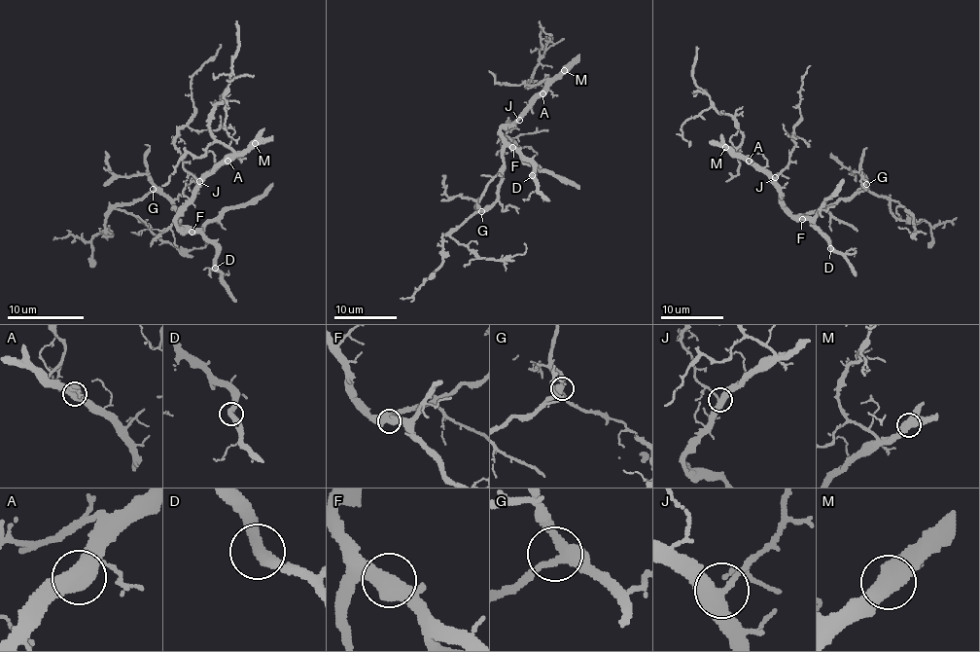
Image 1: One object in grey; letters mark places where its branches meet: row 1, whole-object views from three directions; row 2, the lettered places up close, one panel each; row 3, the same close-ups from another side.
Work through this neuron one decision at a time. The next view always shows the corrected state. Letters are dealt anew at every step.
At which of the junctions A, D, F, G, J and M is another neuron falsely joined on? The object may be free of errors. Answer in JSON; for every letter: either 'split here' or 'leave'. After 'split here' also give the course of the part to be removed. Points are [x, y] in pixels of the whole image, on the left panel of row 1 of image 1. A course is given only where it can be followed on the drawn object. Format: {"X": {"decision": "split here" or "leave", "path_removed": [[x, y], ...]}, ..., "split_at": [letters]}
{"A": {"decision": "leave"}, "D": {"decision": "leave"}, "F": {"decision": "leave"}, "G": {"decision": "leave"}, "J": {"decision": "leave"}, "M": {"decision": "leave"}, "split_at": []}

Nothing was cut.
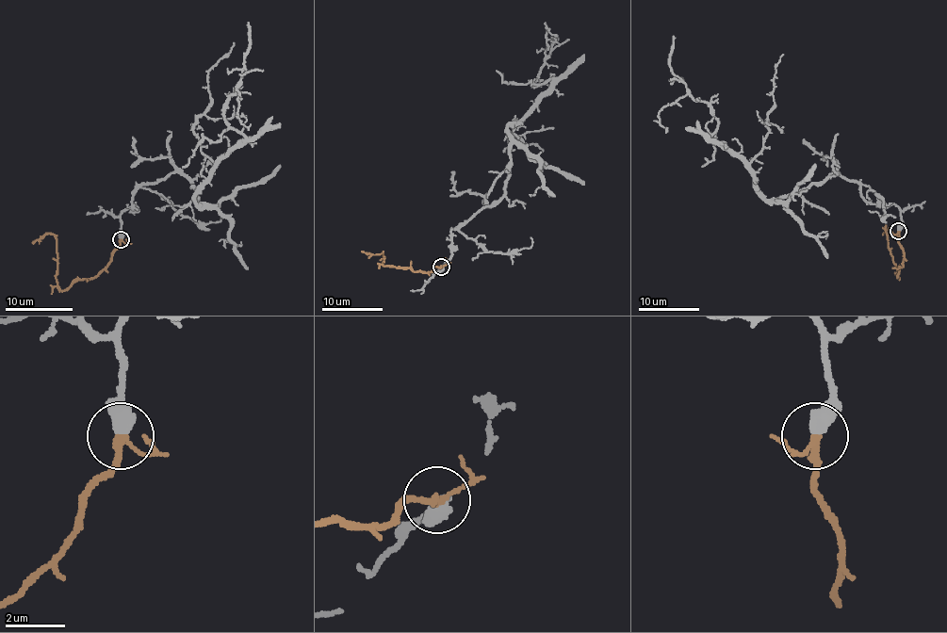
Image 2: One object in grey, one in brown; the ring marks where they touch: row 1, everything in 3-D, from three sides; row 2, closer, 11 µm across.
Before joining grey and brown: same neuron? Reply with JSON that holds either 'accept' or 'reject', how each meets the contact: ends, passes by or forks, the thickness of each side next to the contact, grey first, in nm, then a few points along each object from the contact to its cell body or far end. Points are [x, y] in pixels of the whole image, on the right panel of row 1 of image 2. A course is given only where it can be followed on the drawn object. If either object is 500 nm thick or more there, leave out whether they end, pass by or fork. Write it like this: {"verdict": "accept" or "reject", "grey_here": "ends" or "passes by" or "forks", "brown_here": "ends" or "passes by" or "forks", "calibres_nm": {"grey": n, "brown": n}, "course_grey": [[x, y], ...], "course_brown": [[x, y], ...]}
{"verdict": "accept", "calibres_nm": {"grey": 550, "brown": 220}, "course_grey": [[899, 230], [899, 208], [877, 207], [836, 170], [766, 200], [711, 139], [714, 111], [673, 73], [673, 36]], "course_brown": [[899, 232], [903, 264], [897, 277], [888, 247], [887, 225], [882, 235]]}

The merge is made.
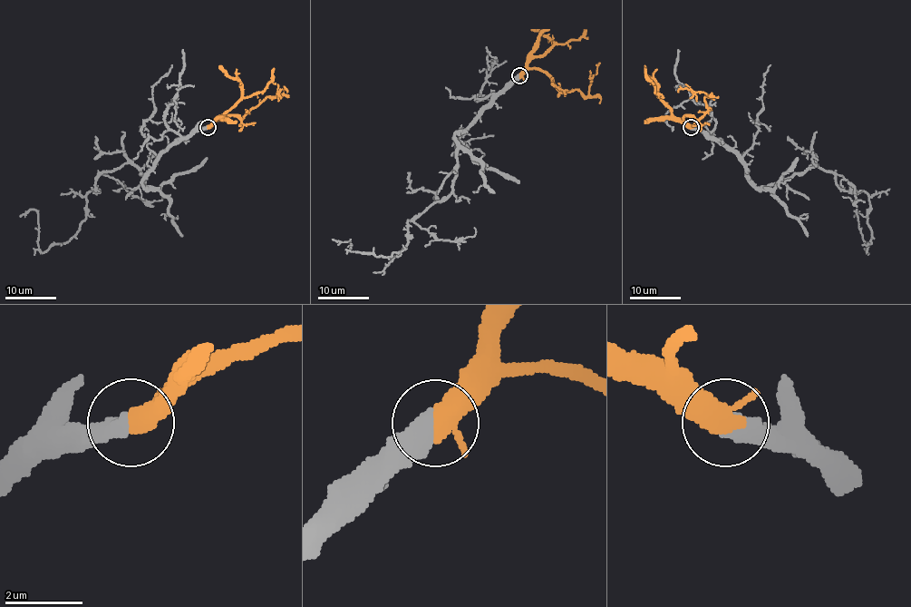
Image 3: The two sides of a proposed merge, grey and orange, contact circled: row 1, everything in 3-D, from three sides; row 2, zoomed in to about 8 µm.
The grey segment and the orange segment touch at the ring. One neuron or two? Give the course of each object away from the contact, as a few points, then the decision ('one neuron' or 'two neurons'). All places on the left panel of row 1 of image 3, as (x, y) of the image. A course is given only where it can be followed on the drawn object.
grey via (207, 127), (177, 138), (145, 187), (133, 164), (104, 171), (65, 242), (43, 252), (37, 212), (19, 216) | orange via (208, 127), (217, 121), (236, 115), (241, 119), (266, 99), (274, 97), (285, 88), (287, 92) | one neuron

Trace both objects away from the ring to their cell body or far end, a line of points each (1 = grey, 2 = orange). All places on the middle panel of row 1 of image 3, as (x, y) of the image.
1: (518, 75), (454, 136), (453, 190), (409, 220), (407, 244), (398, 255), (354, 251), (350, 242), (332, 239)
2: (519, 75), (528, 69), (537, 68), (562, 93), (577, 90), (586, 96), (590, 80), (596, 73), (599, 63)

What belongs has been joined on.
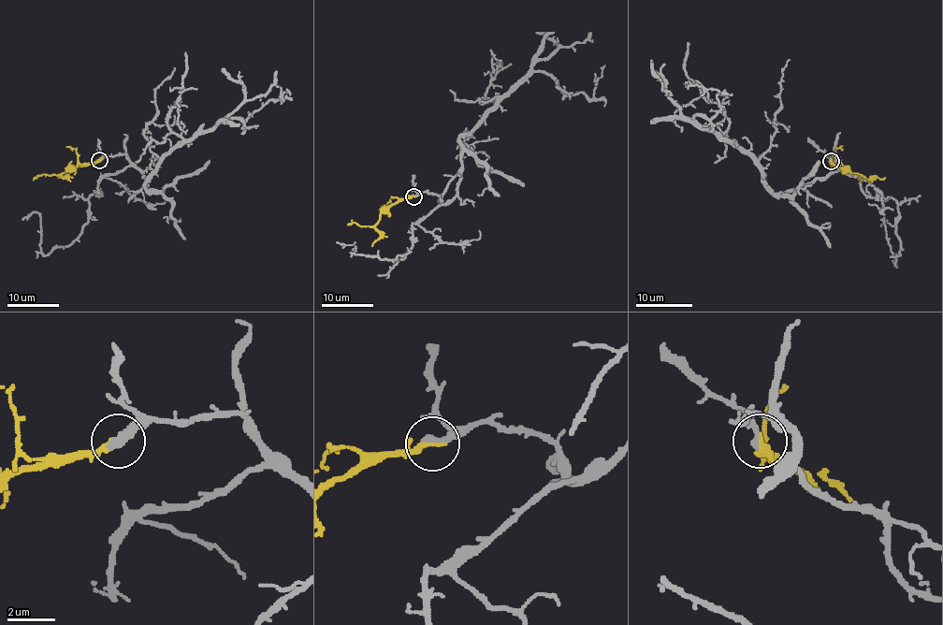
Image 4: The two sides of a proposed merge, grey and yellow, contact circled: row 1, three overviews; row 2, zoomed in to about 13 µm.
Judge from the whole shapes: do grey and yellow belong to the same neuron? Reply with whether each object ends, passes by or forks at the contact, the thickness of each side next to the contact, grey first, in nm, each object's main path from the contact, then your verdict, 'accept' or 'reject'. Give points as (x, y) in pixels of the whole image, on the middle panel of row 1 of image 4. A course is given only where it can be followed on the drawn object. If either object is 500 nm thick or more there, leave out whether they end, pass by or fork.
grey ends | yellow ends | 360/320 nm | grey via (413, 196), (456, 196), (459, 138), (533, 72), (591, 99), (604, 65) | yellow via (413, 196), (390, 204), (373, 226), (348, 224) | accept

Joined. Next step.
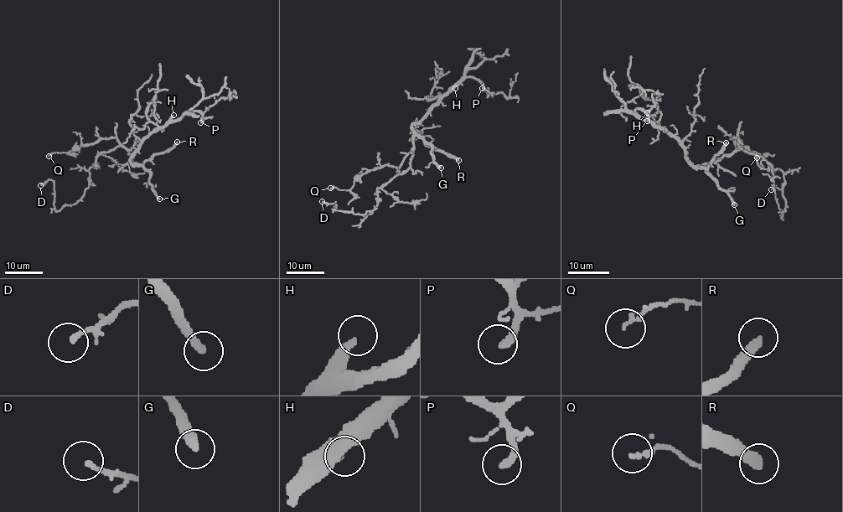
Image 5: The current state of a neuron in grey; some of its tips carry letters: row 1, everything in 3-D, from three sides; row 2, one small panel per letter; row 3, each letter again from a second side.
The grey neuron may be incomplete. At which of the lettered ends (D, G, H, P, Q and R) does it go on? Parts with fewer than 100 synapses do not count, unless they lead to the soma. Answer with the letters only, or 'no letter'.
G, H, R

